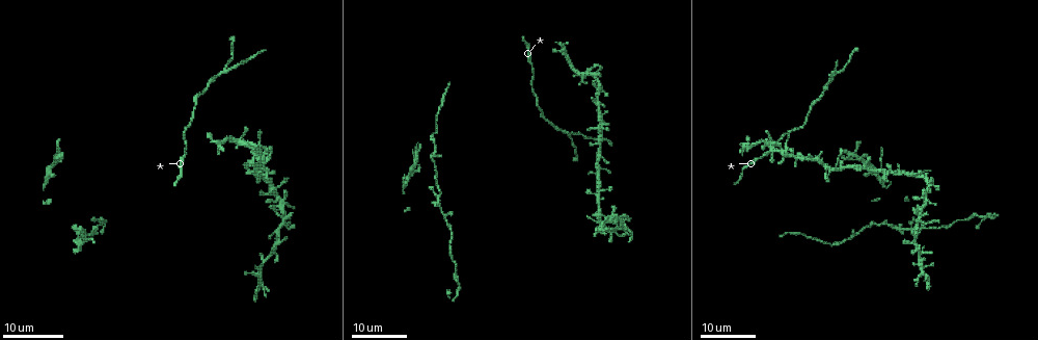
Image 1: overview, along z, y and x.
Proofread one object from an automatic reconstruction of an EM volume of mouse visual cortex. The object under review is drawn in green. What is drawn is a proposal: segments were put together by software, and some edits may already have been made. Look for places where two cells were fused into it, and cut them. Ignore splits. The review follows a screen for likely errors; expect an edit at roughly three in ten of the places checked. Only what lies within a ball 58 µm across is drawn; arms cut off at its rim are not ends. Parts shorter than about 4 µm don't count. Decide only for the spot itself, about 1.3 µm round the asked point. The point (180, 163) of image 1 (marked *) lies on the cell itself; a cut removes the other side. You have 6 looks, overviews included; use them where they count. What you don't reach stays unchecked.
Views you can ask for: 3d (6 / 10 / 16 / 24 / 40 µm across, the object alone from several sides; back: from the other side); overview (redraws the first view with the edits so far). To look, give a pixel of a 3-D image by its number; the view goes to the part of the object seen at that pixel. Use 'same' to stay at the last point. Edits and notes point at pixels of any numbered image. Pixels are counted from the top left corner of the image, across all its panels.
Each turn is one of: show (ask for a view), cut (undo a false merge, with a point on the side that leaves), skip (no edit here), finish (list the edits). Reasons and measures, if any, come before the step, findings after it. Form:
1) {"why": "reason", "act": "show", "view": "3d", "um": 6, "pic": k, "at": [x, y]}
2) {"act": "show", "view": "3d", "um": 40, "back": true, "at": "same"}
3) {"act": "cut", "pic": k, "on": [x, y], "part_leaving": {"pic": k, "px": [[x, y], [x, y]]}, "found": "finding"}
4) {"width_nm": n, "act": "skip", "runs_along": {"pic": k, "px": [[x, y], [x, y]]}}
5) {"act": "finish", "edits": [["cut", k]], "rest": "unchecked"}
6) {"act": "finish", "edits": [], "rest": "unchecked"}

{"why": "thick turns thin", "act": "show", "view": "3d", "um": 16, "pic": 1, "at": [540, 112]}

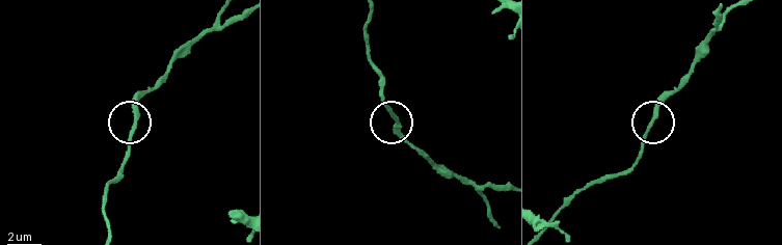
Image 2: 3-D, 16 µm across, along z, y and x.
{"act": "show", "view": "3d", "um": 10, "pic": 2, "at": [652, 124]}

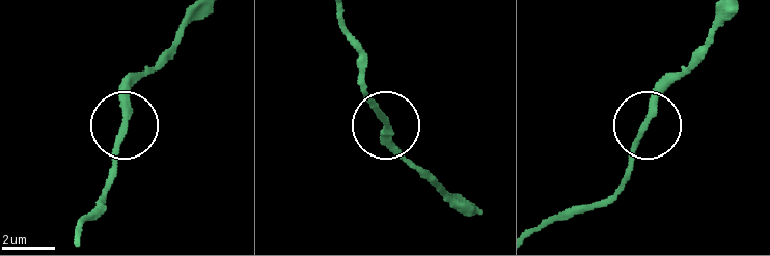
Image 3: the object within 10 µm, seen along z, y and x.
{"act": "skip", "runs_along": {"pic": 3, "px": [[338, 11], [359, 58], [363, 92], [396, 157]]}, "found": "continuous, no second cell"}

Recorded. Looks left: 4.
{"why": "a fork", "act": "show", "view": "3d", "um": 24, "pic": 1, "at": [569, 135]}

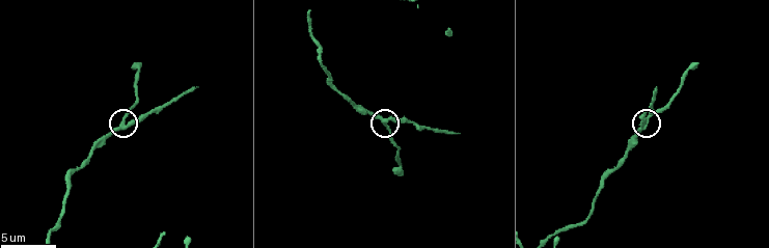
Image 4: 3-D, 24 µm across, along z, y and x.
{"act": "show", "view": "3d", "um": 10, "pic": 4, "at": [123, 121]}

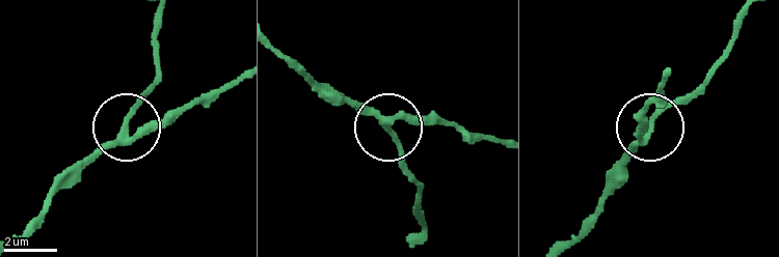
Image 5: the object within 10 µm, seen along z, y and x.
{"act": "skip", "runs_along": {"pic": 5, "px": [[578, 239], [632, 146], [703, 81]]}, "found": "one cell here"}

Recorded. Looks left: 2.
{"why": "four arms meet", "act": "show", "view": "3d", "um": 16, "pic": 1, "at": [624, 221]}

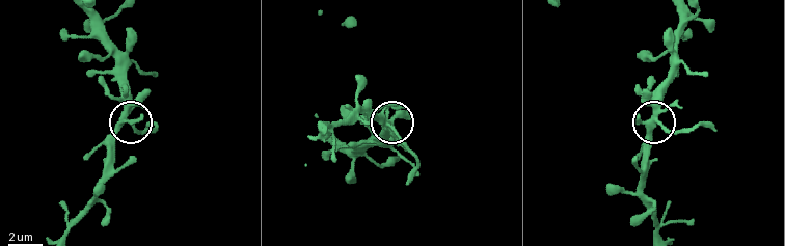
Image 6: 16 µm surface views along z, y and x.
{"act": "show", "view": "3d", "um": 10, "pic": 6, "at": [656, 120]}

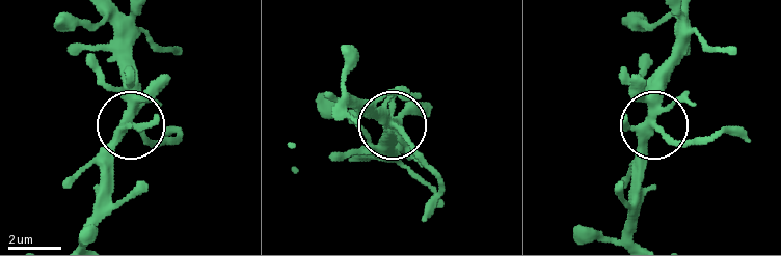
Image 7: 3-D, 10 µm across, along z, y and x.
{"act": "skip", "found": "all the same cell"}

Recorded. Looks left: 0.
{"act": "finish", "edits": [], "rest": "unchecked"}

